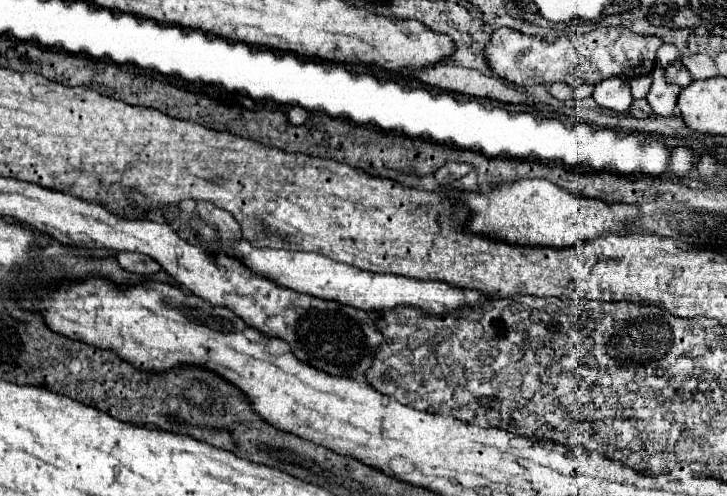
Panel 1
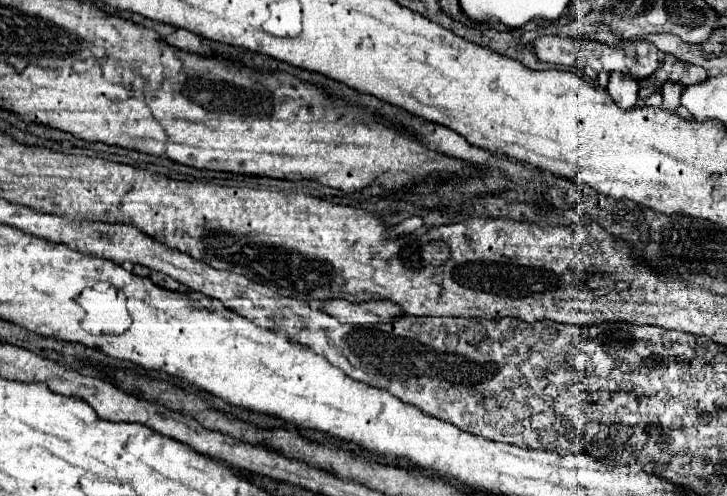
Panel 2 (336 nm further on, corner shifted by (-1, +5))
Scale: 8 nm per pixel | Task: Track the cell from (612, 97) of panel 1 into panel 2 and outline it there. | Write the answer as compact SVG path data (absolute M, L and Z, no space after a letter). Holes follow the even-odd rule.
M613 72L609 78L609 86L607 92L611 94L611 98L615 100L617 106L629 110L637 104L637 90L639 90L639 82L633 80L629 74L623 72Z

